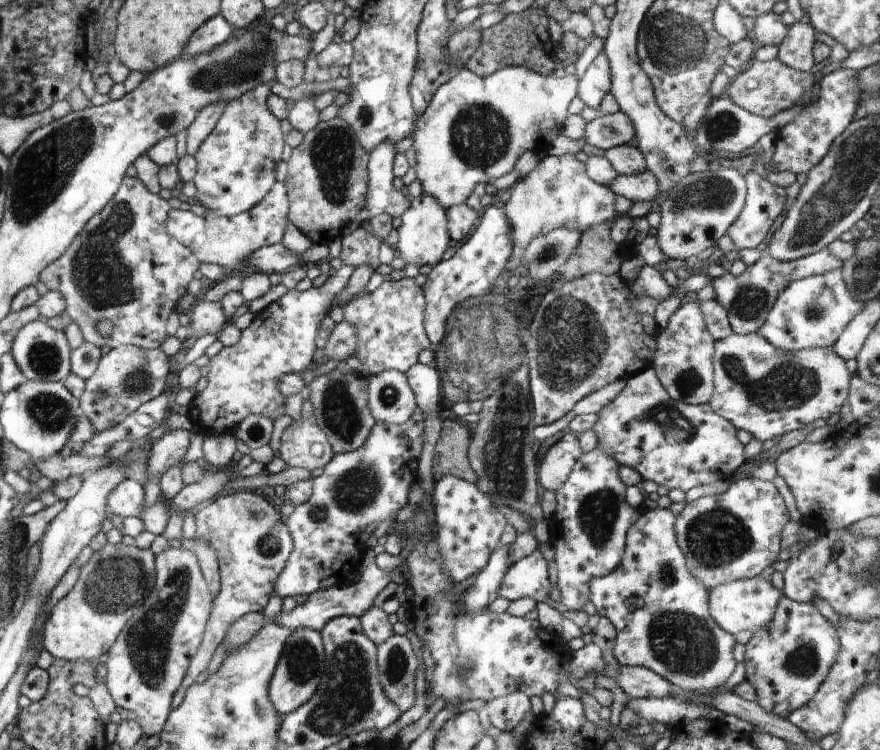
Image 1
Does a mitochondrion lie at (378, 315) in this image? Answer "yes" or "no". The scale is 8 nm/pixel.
no

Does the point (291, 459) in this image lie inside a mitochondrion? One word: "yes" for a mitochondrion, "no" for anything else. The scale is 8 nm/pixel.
no

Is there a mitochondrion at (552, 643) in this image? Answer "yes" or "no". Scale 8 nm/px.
no

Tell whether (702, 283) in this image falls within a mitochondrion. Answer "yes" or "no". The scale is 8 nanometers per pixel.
no

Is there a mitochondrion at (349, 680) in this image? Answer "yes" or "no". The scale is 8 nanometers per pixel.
yes

